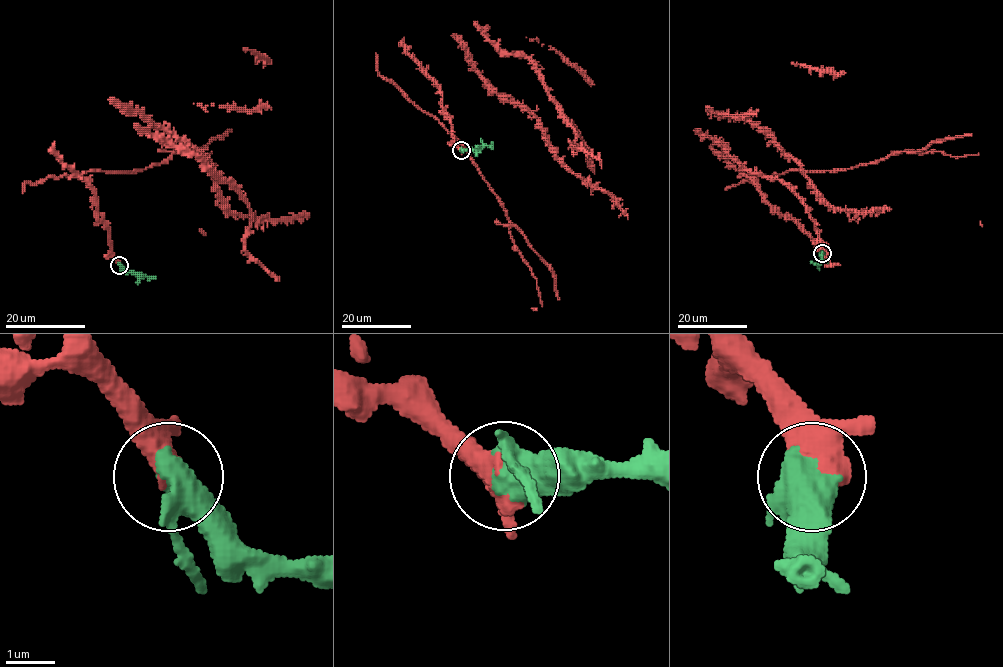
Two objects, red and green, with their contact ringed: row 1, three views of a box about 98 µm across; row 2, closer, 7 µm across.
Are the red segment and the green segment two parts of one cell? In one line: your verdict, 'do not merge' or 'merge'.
merge

